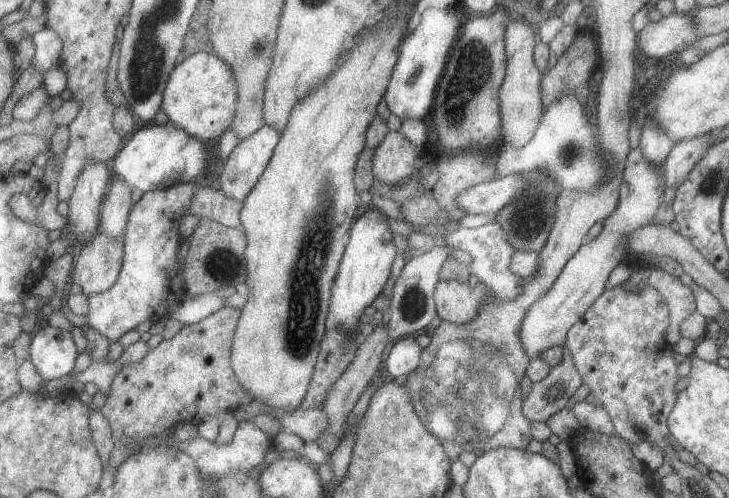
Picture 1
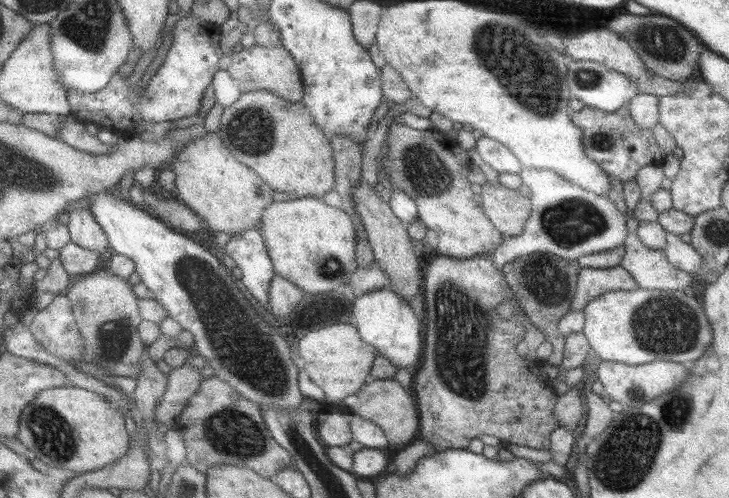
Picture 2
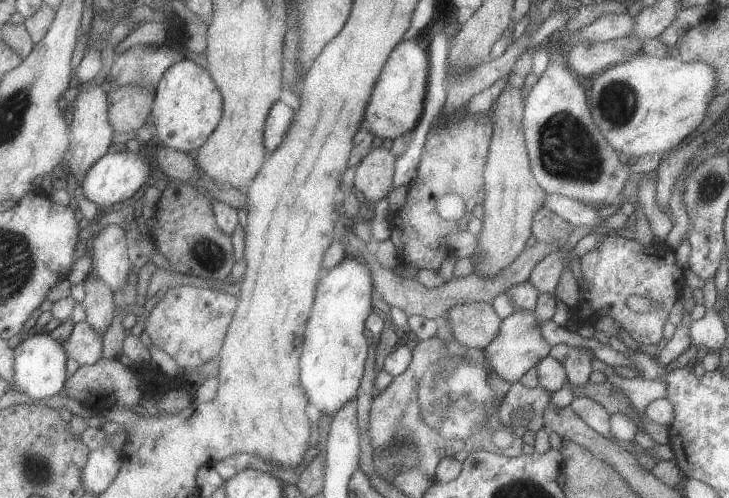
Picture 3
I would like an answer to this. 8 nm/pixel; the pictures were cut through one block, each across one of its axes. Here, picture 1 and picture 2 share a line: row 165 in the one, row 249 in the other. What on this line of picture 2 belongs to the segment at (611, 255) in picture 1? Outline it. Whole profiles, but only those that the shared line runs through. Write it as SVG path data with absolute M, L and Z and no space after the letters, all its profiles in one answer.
M627 232L623 246L624 253L618 265L623 267L633 277L638 288L683 291L684 288L687 288L694 282L694 278L688 272L679 270L669 264L664 250L653 250L653 248L647 248L644 244L641 244L636 233Z

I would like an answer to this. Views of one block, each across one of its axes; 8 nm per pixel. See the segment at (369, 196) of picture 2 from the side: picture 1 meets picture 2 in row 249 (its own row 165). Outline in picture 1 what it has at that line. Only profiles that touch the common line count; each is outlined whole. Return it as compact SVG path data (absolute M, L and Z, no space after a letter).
M387 131L383 140L374 148L371 170L374 180L400 184L416 175L413 168L420 151L398 131Z

